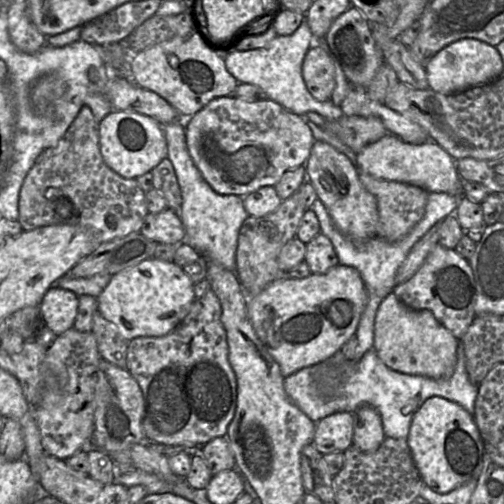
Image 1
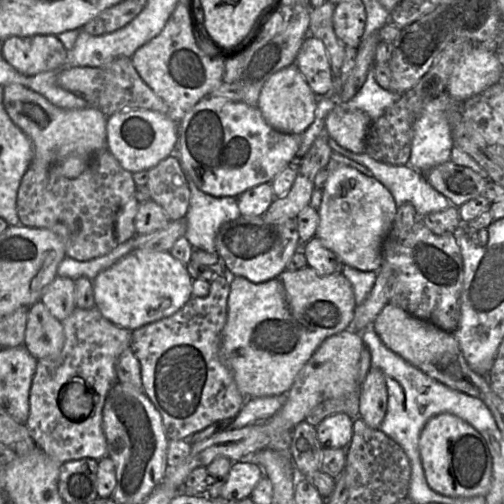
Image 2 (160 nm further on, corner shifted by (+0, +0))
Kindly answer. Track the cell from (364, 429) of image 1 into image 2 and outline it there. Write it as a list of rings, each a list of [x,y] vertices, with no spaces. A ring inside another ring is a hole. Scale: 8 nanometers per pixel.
[[[370,367],[360,386],[359,417],[373,429],[379,429],[387,411],[387,386],[384,373]]]

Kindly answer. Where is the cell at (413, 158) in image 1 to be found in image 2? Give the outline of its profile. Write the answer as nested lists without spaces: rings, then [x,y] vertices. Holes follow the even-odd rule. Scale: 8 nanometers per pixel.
[[[450,160],[432,168],[424,176],[455,207],[471,199],[483,197],[486,184],[490,181],[472,169],[456,165]]]

